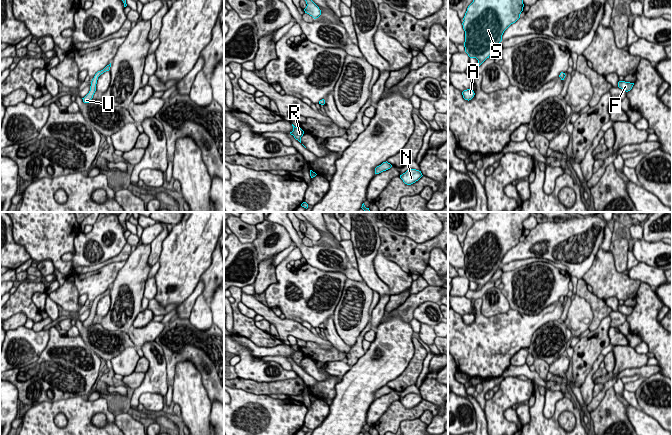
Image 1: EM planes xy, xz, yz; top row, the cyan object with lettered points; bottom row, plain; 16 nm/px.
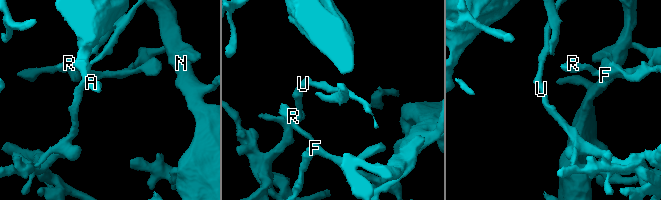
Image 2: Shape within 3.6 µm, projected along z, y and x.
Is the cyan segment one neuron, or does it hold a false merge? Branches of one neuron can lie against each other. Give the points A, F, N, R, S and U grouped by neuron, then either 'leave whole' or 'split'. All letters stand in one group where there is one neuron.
A N S / F R U | split

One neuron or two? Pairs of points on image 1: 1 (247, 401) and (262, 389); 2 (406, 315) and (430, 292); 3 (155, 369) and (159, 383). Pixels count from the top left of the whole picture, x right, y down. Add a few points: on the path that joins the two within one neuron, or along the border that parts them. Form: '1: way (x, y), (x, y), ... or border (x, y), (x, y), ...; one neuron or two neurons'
1: border (234, 387), (267, 395); two neurons
2: way (408, 308), (418, 298), (423, 296); one neuron
3: way (156, 372), (156, 380); one neuron

